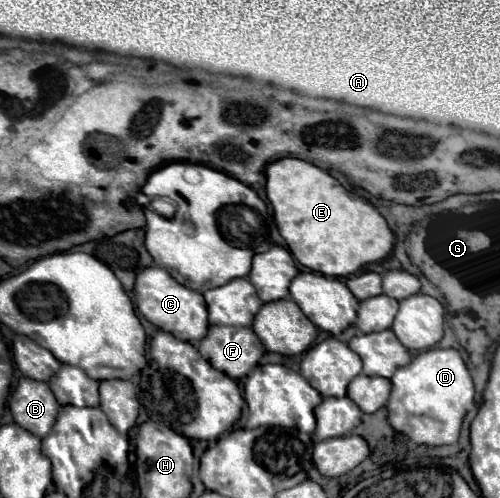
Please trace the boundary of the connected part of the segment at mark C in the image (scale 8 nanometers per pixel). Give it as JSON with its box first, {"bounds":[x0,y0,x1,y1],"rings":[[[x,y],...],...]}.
{"bounds":[136,266,208,342],"rings":[[[148,266],[136,276],[136,306],[140,314],[152,322],[154,326],[162,328],[164,332],[170,332],[178,340],[192,342],[192,340],[202,340],[208,330],[208,310],[204,296],[196,290],[190,290],[182,284],[178,284],[164,268],[160,266]]]}

